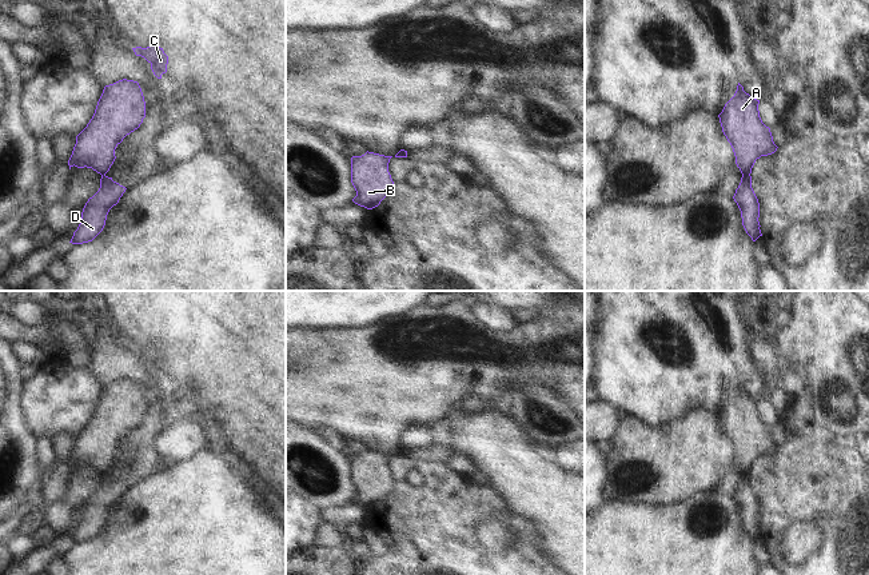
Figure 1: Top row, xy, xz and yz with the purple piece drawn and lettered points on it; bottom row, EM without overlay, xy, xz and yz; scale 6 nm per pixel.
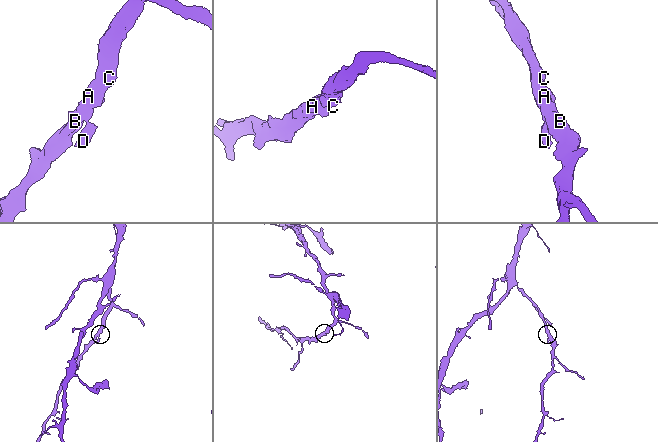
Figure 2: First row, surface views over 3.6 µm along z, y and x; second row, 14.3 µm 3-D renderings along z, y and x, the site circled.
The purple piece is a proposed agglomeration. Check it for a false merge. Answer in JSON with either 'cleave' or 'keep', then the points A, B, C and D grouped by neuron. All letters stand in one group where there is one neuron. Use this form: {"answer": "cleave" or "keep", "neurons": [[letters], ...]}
{"answer": "cleave", "neurons": [["A", "B", "C"], ["D"]]}

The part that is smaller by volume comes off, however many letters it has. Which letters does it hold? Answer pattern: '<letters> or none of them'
D

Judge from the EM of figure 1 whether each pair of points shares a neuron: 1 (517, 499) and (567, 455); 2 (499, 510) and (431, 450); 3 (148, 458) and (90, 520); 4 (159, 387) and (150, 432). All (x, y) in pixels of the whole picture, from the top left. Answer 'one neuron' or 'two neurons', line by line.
1: two neurons
2: two neurons
3: one neuron
4: one neuron

